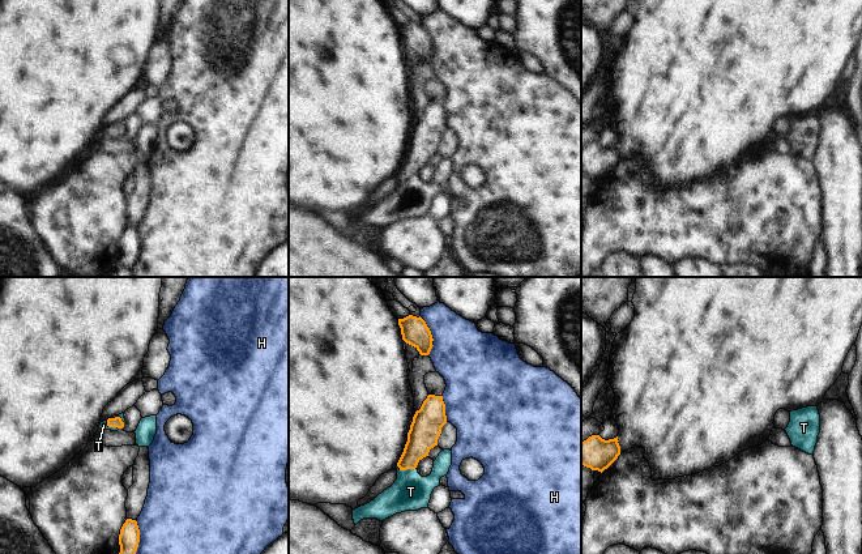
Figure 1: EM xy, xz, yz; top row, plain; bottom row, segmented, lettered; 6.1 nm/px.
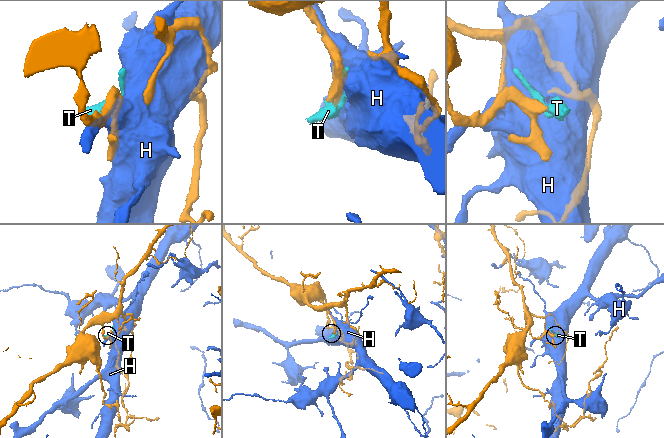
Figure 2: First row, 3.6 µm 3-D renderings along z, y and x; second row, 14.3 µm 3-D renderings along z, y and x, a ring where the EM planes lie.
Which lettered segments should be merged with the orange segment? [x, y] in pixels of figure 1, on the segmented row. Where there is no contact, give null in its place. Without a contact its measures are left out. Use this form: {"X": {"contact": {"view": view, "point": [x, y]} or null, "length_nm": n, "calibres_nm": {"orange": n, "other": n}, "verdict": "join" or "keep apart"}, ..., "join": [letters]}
{"H": {"contact": {"view": "xy", "point": [139, 537]}, "length_nm": 200, "calibres_nm": {"orange": 130, "other": 420}, "verdict": "keep apart"}, "T": {"contact": {"view": "xz", "point": [406, 468]}, "length_nm": 130, "calibres_nm": {"orange": 190, "other": 240}, "verdict": "join"}, "join": ["T"]}

